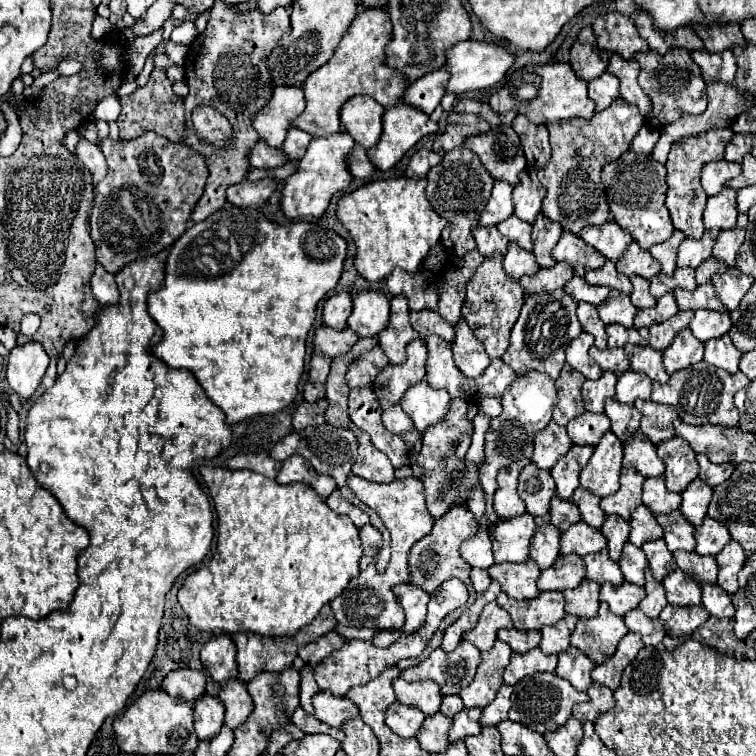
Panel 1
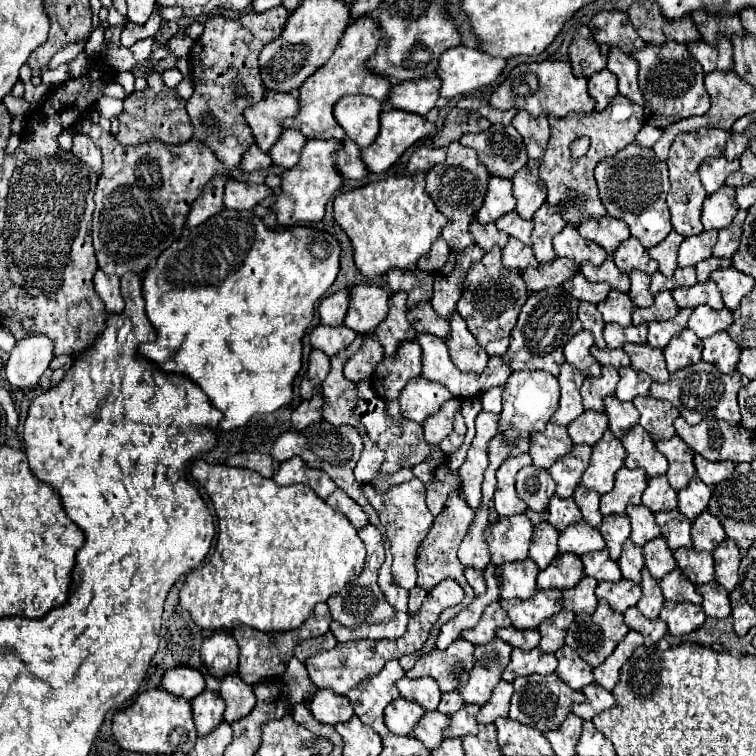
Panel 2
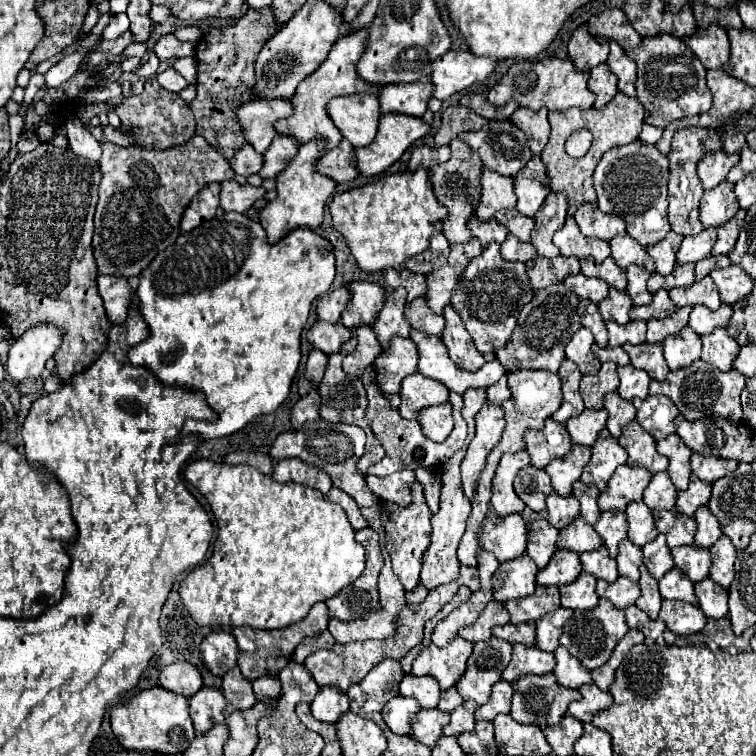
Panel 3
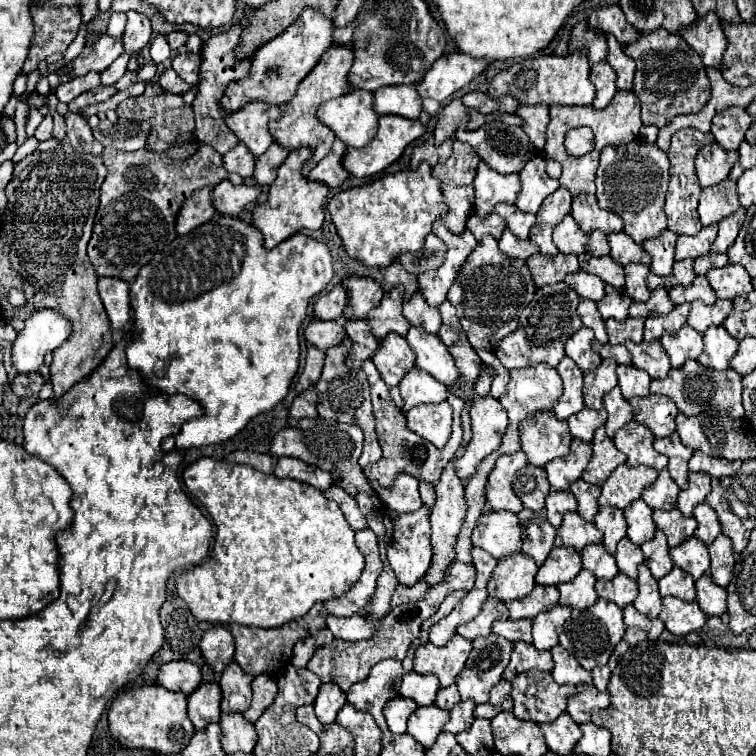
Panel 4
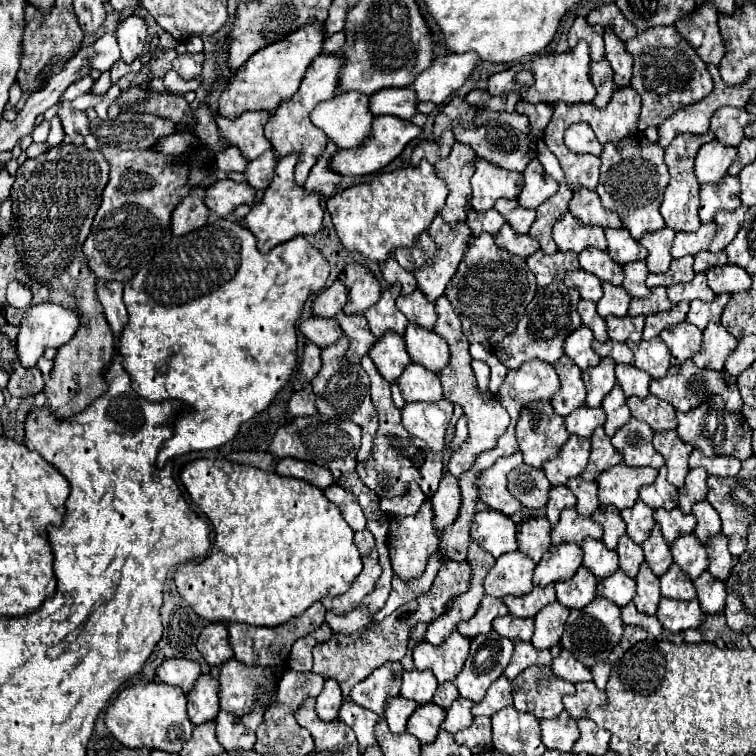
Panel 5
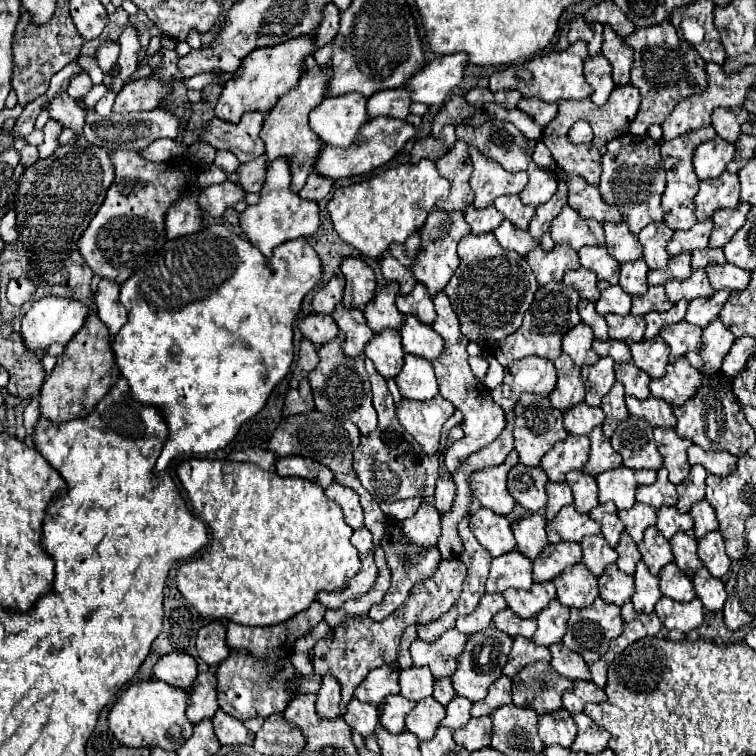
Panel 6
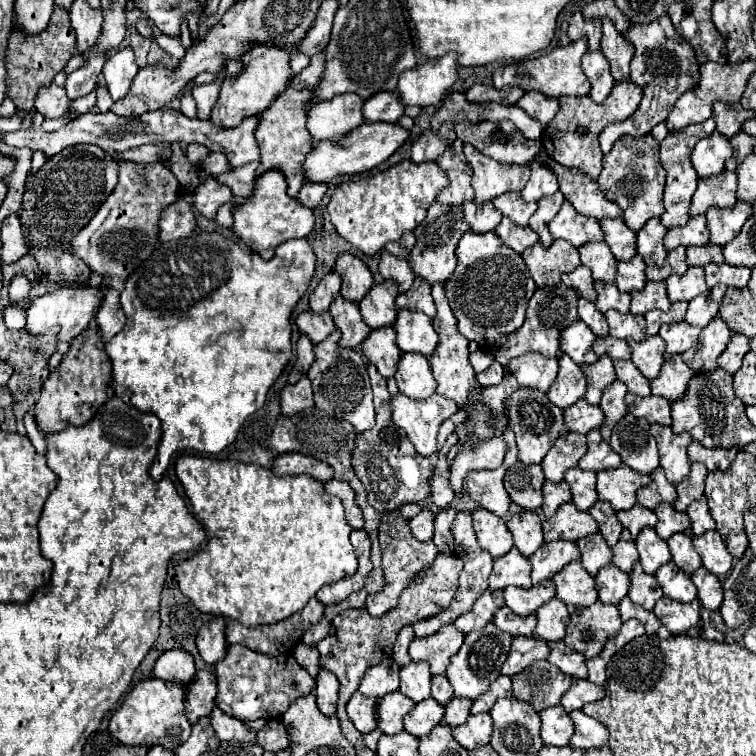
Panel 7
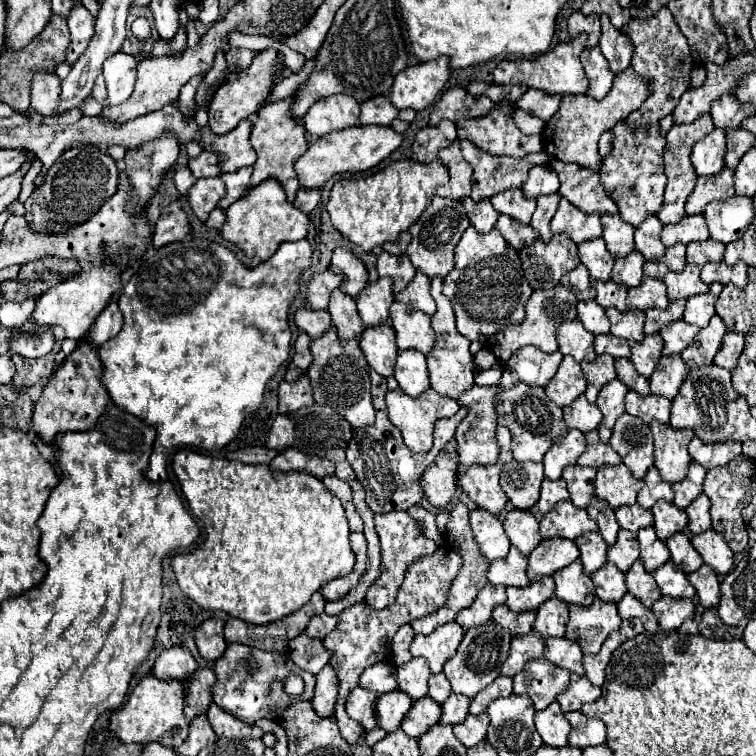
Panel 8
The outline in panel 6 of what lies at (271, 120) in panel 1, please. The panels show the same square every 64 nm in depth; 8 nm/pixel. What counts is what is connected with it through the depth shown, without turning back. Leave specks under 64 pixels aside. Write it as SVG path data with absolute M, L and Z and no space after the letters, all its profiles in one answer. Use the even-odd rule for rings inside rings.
M248 112L248 116L242 116L240 124L228 124L224 120L212 118L208 126L198 132L198 138L214 150L232 152L238 162L244 164L264 154L264 142L258 136L262 122L264 114L260 112Z

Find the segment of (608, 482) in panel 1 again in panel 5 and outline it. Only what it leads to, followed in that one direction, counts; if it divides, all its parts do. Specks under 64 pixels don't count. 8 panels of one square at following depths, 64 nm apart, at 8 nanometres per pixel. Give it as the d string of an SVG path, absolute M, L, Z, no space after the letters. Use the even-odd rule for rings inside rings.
M598 426L592 432L590 440L592 440L592 454L590 454L588 466L582 472L582 476L586 480L596 480L598 474L602 474L604 470L620 464L624 458L614 450L614 446L610 444L610 438L604 434L604 428L602 426Z

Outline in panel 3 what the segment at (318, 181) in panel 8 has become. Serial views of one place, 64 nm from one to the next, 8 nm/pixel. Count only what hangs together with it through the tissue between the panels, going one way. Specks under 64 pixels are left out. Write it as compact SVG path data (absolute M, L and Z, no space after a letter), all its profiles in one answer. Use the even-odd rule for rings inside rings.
M382 114L378 134L372 144L356 148L356 168L362 176L376 176L392 166L404 150L426 136L430 126L422 118L404 114Z

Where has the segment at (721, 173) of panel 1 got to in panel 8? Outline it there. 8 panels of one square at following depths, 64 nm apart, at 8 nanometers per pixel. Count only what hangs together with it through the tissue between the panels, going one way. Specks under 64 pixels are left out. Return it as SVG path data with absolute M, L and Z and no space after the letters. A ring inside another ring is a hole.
M714 128L708 136L698 140L692 150L692 164L698 176L712 176L724 168L724 130Z

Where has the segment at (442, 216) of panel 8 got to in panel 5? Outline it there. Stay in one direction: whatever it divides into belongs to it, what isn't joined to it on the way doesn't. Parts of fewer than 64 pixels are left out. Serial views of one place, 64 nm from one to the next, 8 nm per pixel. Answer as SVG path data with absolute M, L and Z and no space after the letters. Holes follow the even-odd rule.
M436 216L428 228L428 234L436 242L438 250L428 264L414 272L414 276L418 280L418 288L426 294L426 298L430 302L436 302L454 276L472 232L466 222L448 224L442 220L442 216Z

